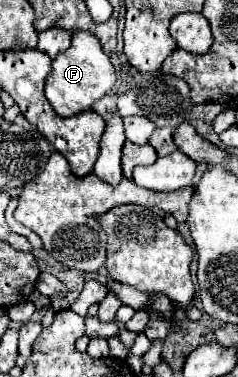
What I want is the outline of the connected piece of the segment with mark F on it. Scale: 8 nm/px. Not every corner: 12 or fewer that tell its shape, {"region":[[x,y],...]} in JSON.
{"region":[[89,31],[53,59],[45,97],[61,117],[91,109],[115,69]]}

